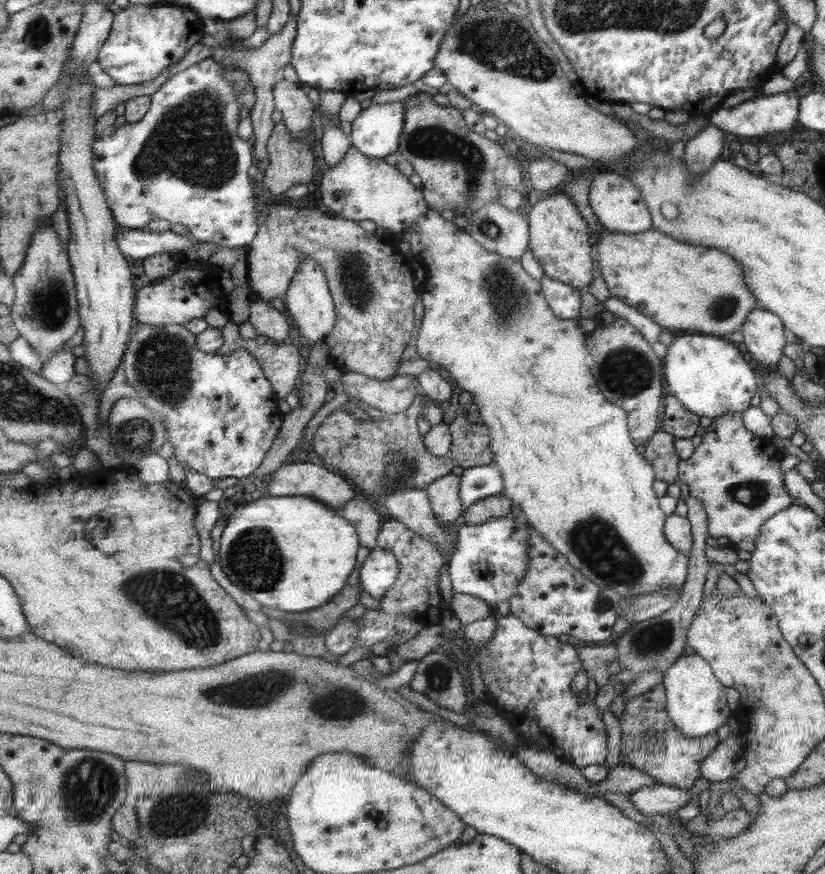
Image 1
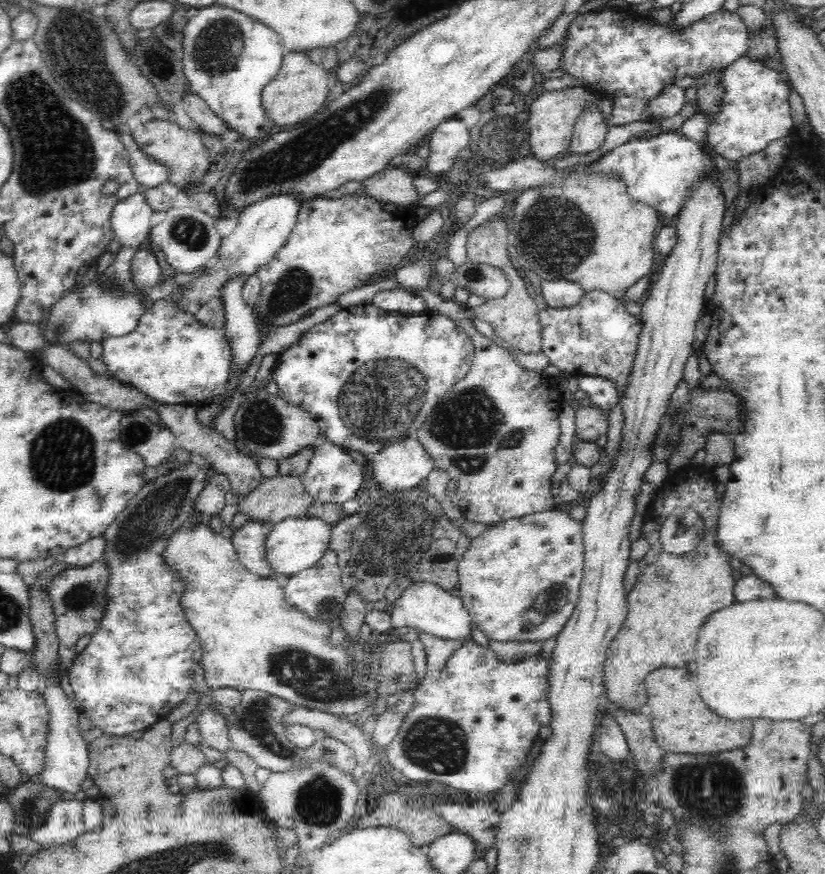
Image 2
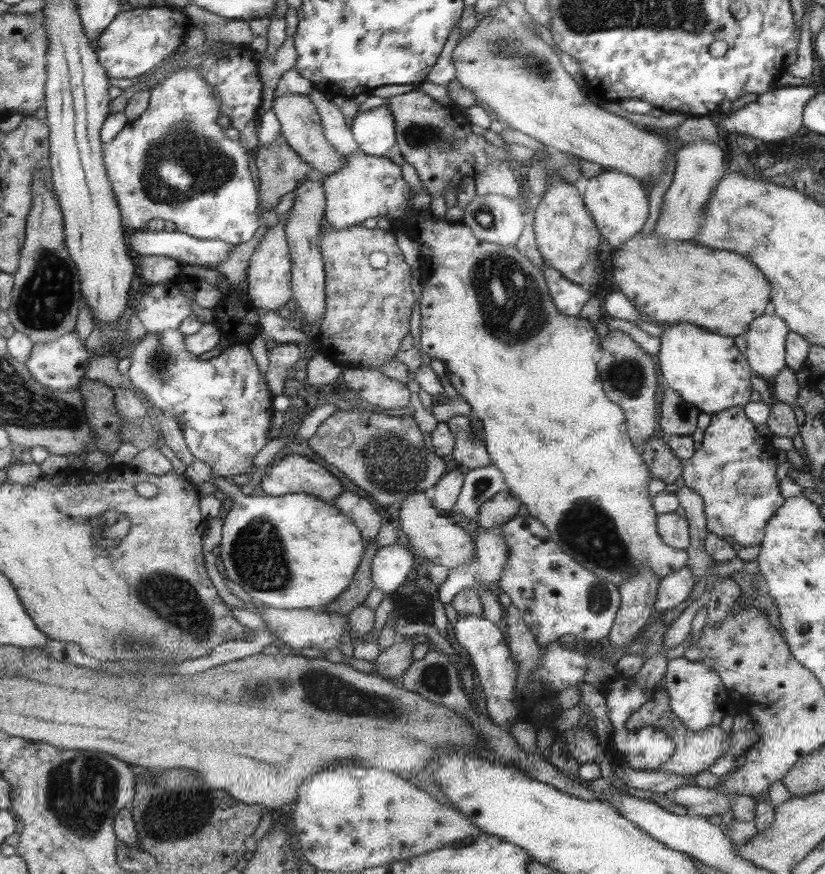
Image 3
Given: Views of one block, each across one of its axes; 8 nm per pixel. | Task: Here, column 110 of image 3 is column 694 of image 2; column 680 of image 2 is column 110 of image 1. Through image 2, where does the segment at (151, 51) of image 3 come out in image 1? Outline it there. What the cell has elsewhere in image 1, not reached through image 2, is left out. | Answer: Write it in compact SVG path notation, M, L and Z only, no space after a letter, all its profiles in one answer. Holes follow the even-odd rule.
M129 3L116 14L114 21L97 61L104 72L121 86L150 81L177 62L191 46L208 39L204 20L181 5Z

